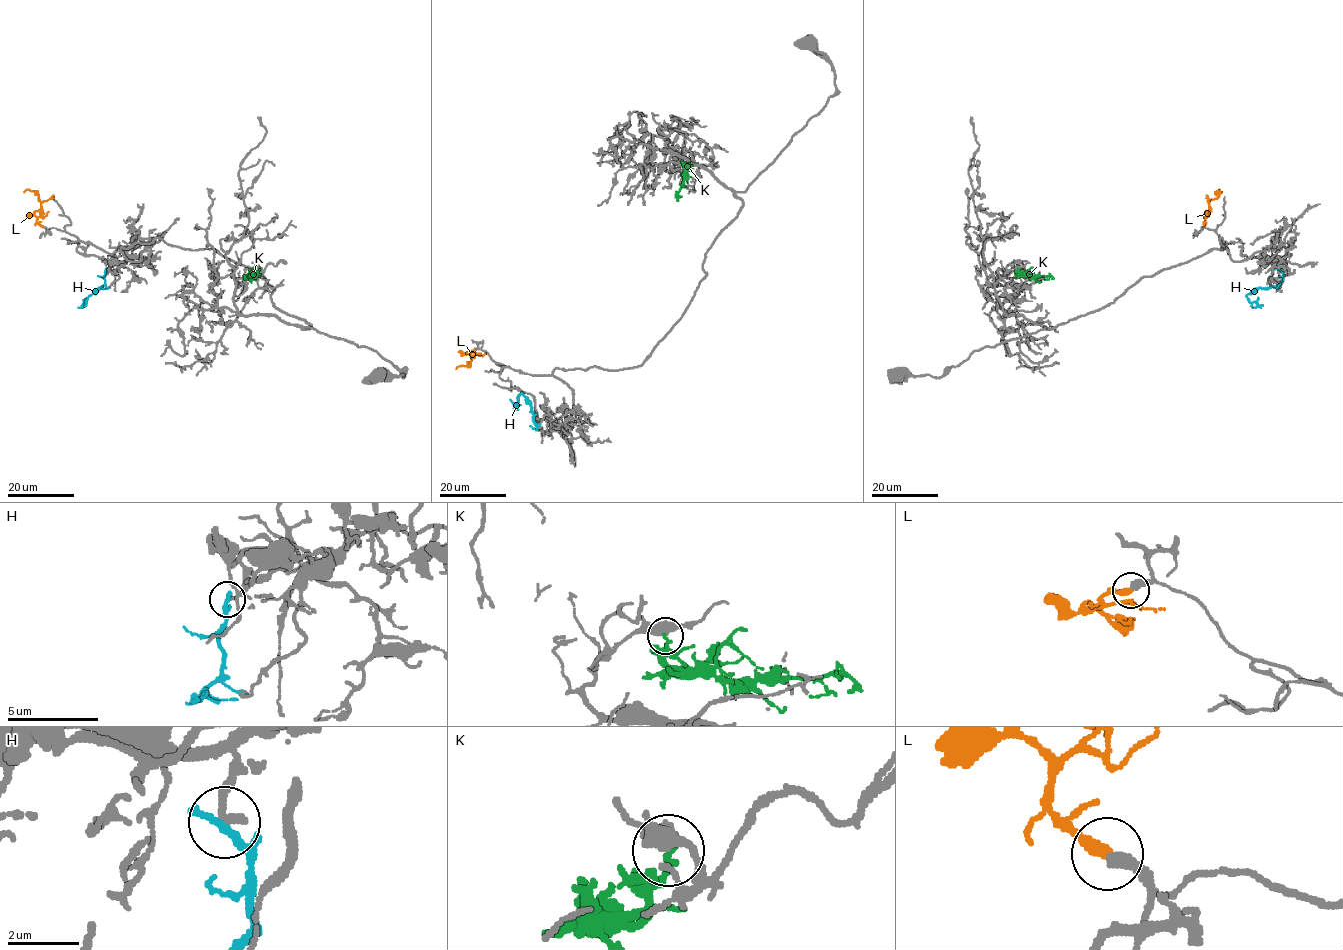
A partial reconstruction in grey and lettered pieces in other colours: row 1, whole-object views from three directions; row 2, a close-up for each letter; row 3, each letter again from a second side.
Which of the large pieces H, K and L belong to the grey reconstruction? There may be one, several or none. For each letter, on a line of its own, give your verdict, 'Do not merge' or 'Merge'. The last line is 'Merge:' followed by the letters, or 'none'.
H: Do not merge
K: Do not merge
L: Merge
Merge: L

